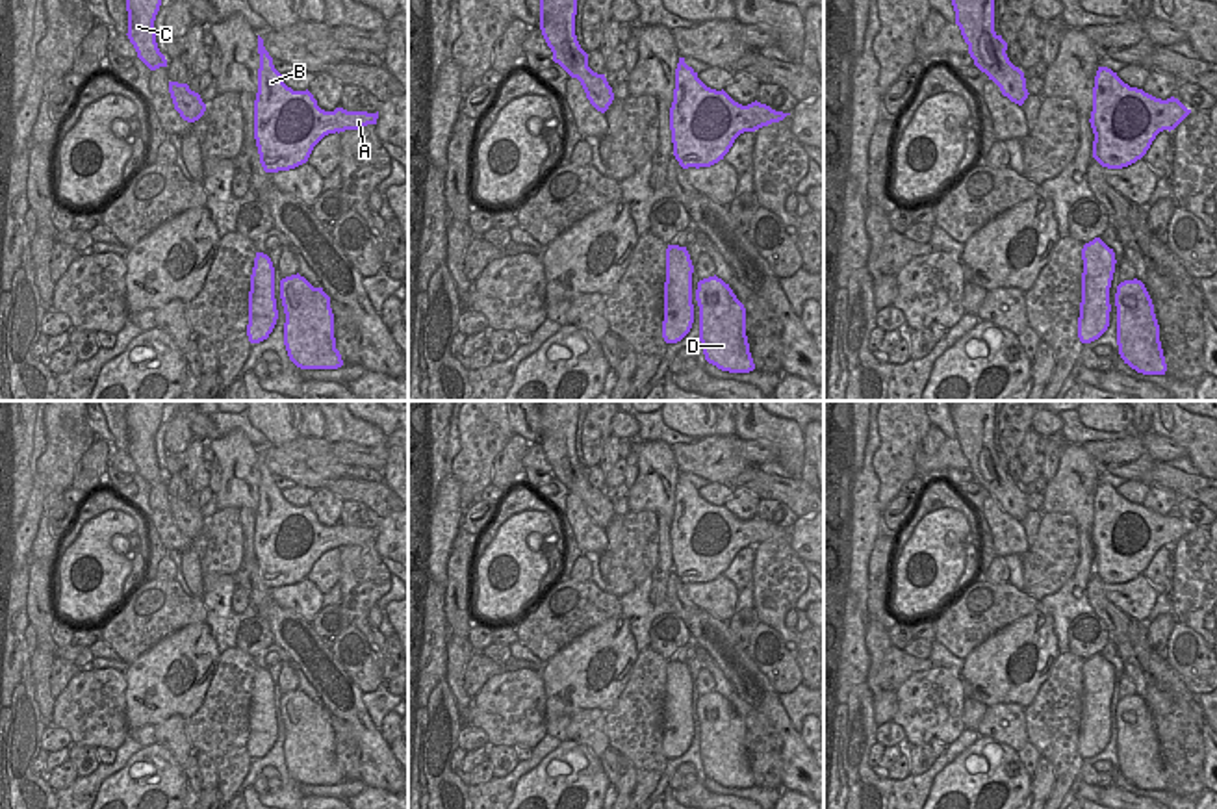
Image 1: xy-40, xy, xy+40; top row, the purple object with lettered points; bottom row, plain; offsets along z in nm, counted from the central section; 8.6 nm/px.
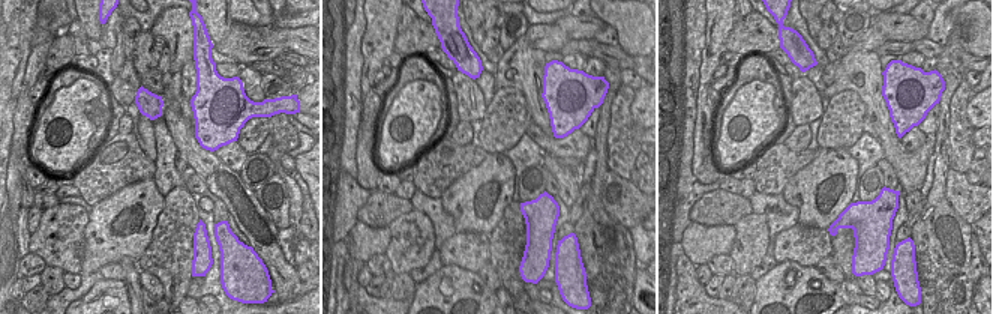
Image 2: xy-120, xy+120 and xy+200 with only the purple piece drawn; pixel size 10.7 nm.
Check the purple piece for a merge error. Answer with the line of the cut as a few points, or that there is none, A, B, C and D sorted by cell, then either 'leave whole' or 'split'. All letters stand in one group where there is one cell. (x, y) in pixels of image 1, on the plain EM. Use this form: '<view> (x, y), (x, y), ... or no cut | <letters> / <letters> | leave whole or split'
no cut | A B C D | leave whole

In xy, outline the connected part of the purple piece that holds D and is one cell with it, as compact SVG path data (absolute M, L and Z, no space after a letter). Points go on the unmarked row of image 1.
M668 661L664 698L662 753L681 757L692 744L694 720L699 722L699 757L705 776L722 787L749 789L755 785L746 751L746 724L729 700L709 692L692 705L694 681L686 662Z

